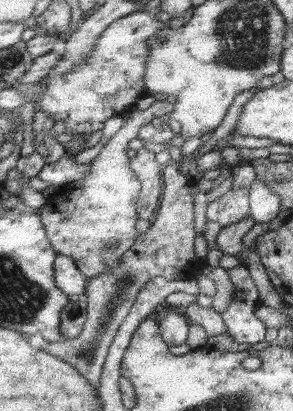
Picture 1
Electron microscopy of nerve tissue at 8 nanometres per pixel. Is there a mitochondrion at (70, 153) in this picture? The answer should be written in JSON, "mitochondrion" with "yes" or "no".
{"mitochondrion":"no"}

